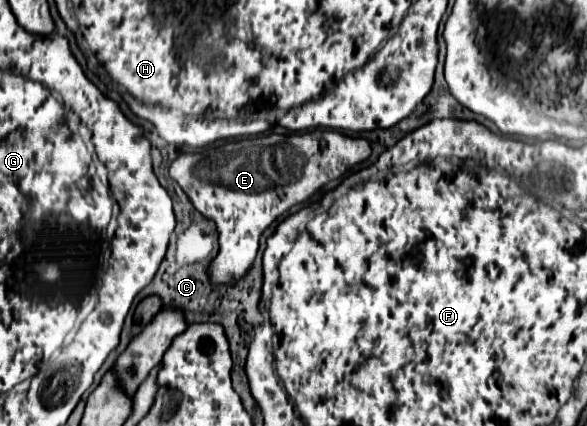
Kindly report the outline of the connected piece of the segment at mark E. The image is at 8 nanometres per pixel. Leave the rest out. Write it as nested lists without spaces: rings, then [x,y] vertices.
[[[314,131],[304,135],[264,135],[258,139],[232,141],[222,147],[210,147],[202,153],[182,153],[170,165],[170,177],[184,189],[194,209],[200,215],[214,221],[218,229],[218,255],[206,267],[206,273],[214,285],[236,285],[252,267],[262,233],[282,215],[288,213],[296,203],[304,203],[328,181],[340,179],[350,167],[366,161],[372,147],[366,139],[348,137],[336,131]]]

